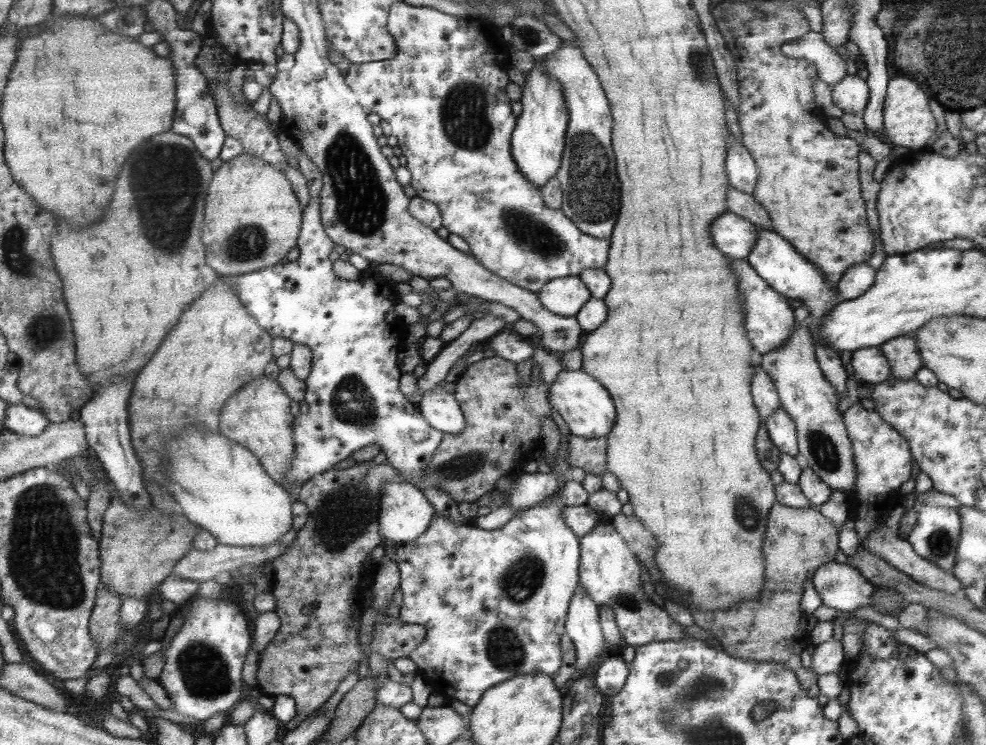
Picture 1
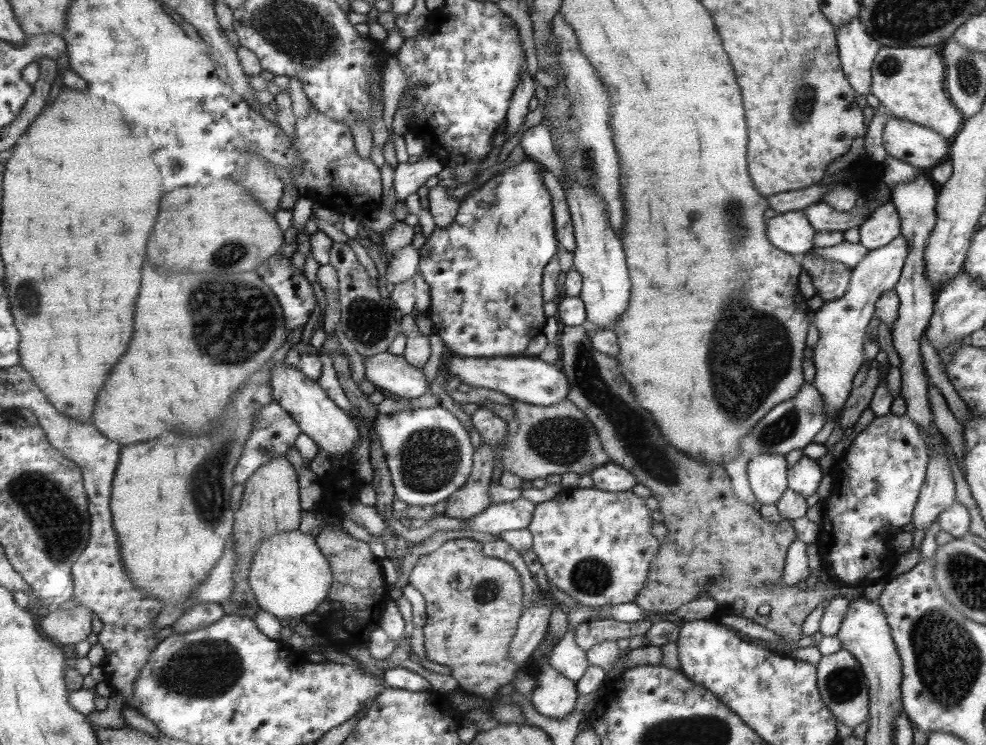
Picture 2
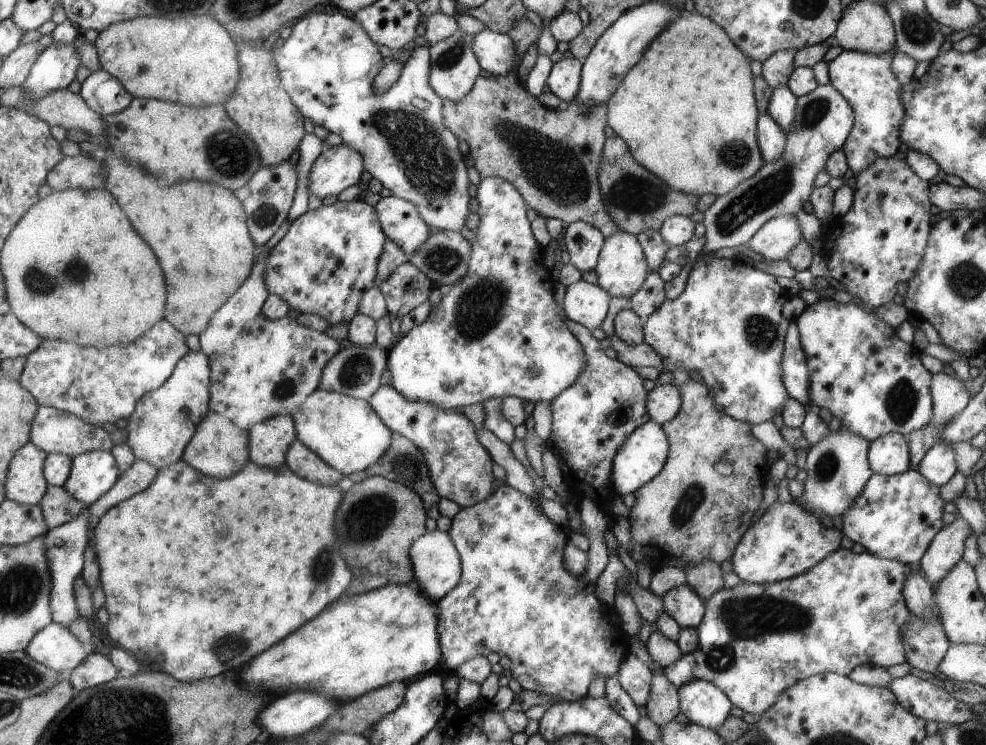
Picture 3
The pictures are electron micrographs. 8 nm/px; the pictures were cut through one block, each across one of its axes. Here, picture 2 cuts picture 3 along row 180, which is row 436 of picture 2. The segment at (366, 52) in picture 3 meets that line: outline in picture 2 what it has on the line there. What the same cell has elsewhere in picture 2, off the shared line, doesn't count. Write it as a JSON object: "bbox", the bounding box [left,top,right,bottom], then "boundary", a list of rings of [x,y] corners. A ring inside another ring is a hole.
{"bbox":[374,405,474,506],"boundary":[[[439,405],[435,408],[408,408],[389,415],[377,414],[374,433],[385,455],[394,495],[408,506],[433,505],[457,491],[470,476],[474,454],[469,434],[455,416]]]}

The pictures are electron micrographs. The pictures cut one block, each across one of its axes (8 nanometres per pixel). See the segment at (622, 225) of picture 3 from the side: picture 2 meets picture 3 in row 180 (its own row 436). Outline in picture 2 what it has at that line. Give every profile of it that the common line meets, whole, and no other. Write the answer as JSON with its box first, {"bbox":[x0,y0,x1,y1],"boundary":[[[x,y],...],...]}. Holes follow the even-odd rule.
{"bbox":[559,322,830,646],"boundary":[[[587,322],[579,326],[562,326],[559,329],[559,350],[561,350],[561,371],[569,381],[569,391],[565,396],[579,410],[582,410],[594,428],[602,443],[602,448],[609,456],[609,462],[627,469],[639,484],[646,486],[651,496],[657,500],[662,514],[662,522],[667,529],[667,539],[660,542],[661,547],[652,560],[648,571],[648,580],[638,596],[633,600],[643,610],[671,613],[678,606],[691,602],[699,593],[707,591],[717,603],[716,617],[720,615],[740,616],[760,624],[773,632],[790,646],[802,637],[804,618],[822,602],[828,600],[830,590],[817,582],[811,587],[774,585],[783,576],[784,558],[791,541],[795,539],[794,525],[787,519],[771,524],[762,518],[749,504],[739,501],[734,495],[733,485],[725,468],[709,461],[698,461],[678,451],[669,444],[660,433],[649,413],[645,412],[618,367],[614,357],[599,353],[587,336]],[[767,604],[769,613],[759,615],[755,610]]]}

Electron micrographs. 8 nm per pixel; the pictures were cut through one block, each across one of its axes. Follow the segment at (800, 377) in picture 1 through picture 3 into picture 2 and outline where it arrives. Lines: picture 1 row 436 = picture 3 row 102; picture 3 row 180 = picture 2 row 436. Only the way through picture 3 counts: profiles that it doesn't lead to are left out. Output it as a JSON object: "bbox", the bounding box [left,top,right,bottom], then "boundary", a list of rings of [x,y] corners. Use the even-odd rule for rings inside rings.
{"bbox":[738,382,825,457],"boundary":[[[804,382],[794,398],[771,408],[771,411],[738,440],[738,450],[748,457],[769,453],[786,455],[790,450],[798,454],[804,446],[812,442],[825,419],[822,396],[819,396],[818,389],[812,383]]]}

